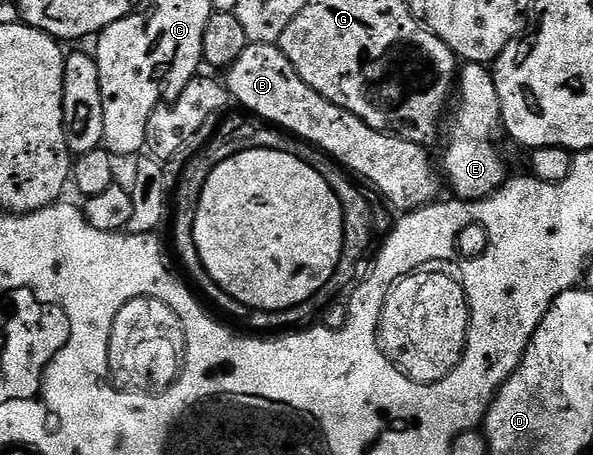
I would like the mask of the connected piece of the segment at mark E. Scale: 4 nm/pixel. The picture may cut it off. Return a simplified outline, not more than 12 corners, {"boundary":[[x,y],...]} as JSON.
{"boundary":[[463,65],[440,166],[459,199],[508,177],[493,73]]}

